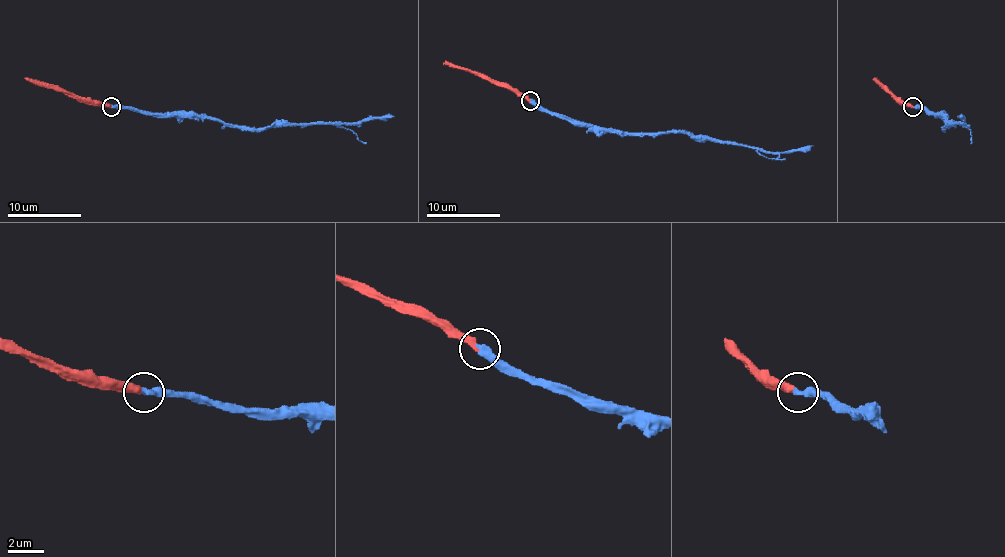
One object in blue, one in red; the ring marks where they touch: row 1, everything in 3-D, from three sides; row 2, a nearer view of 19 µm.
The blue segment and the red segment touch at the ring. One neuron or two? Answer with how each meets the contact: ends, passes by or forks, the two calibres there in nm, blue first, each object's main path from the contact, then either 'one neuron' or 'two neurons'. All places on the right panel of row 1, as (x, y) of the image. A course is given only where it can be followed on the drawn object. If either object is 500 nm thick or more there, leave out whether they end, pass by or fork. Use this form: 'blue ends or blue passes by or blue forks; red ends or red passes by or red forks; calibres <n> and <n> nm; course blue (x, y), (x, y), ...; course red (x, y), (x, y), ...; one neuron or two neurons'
blue ends; red ends; calibres 400 and 320 nm; course blue (913, 107), (922, 107), (929, 114), (940, 114), (944, 118), (944, 129), (953, 123), (964, 123), (957, 116); course red (913, 107), (904, 105), (874, 77); one neuron

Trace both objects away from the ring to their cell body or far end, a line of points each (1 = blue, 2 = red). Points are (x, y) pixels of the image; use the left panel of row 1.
1: (110, 107), (131, 107), (149, 114), (217, 118), (254, 129), (352, 123), (394, 116)
2: (110, 107), (94, 105), (59, 88), (24, 77)

